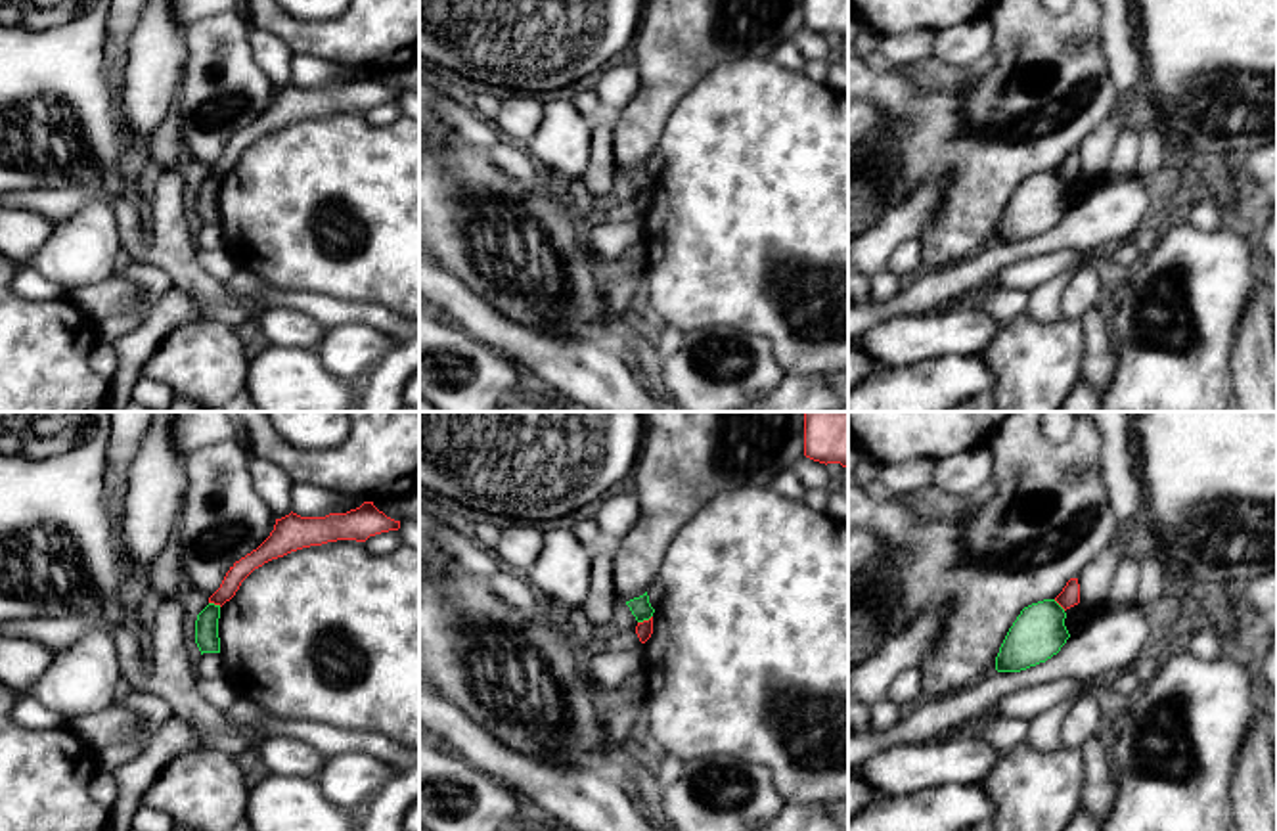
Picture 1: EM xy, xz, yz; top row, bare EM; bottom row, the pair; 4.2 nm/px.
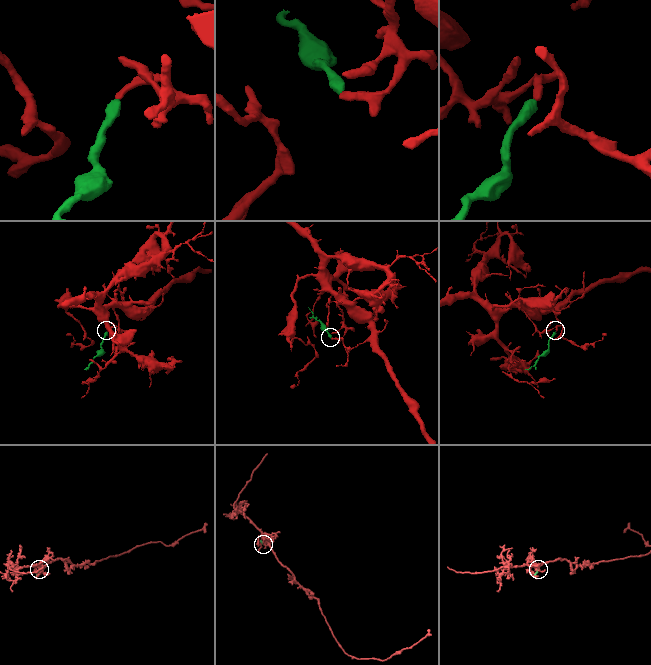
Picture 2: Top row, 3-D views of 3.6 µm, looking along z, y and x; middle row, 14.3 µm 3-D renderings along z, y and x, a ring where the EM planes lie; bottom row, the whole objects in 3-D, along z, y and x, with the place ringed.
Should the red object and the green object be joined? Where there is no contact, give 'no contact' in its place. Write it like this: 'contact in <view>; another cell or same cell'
contact in xz; another cell

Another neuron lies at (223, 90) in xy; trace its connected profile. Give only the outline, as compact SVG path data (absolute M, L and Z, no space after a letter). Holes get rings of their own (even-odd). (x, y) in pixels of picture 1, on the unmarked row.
M213 13L188 25L188 59L178 90L186 153L213 167L235 132L257 121L274 101L276 86L255 61L247 15Z

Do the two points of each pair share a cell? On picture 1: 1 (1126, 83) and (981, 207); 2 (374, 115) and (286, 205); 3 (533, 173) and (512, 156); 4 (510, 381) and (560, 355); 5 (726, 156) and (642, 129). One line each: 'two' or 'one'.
1: two
2: two
3: one
4: two
5: two

